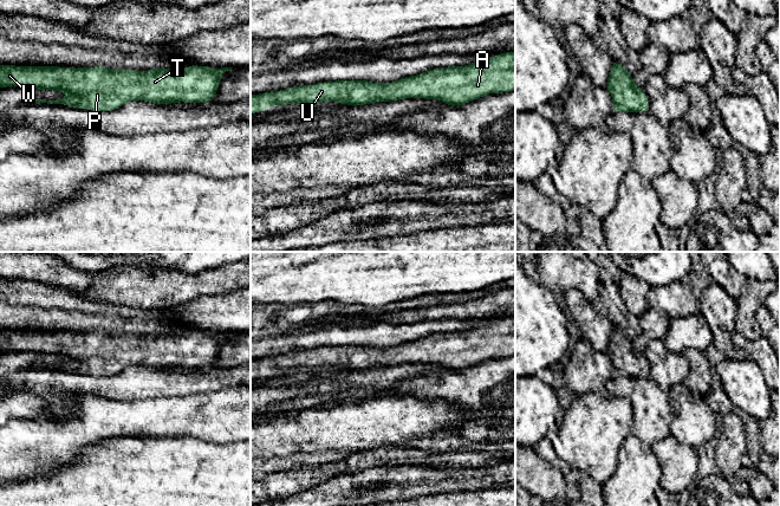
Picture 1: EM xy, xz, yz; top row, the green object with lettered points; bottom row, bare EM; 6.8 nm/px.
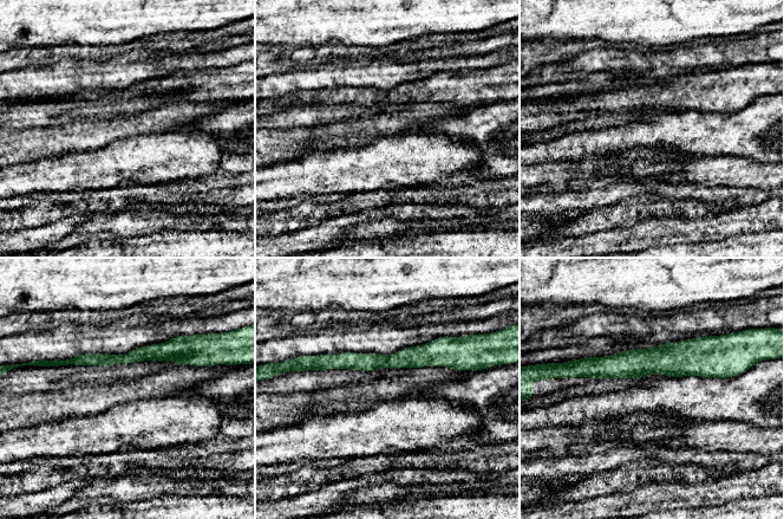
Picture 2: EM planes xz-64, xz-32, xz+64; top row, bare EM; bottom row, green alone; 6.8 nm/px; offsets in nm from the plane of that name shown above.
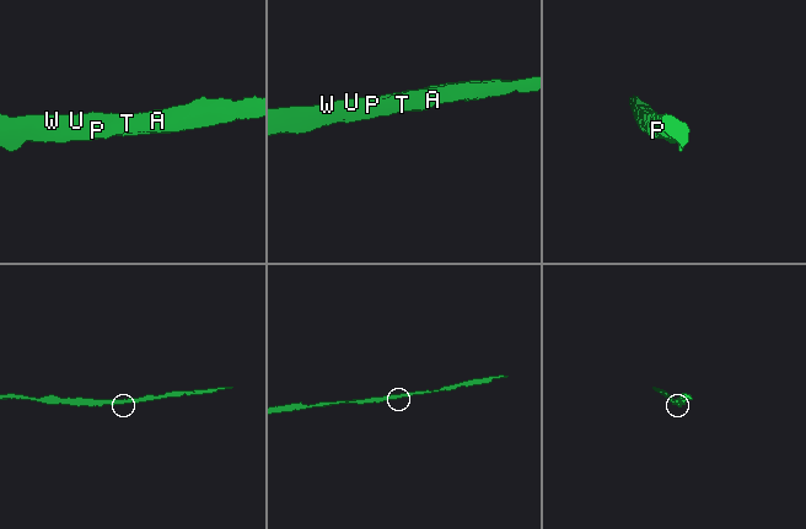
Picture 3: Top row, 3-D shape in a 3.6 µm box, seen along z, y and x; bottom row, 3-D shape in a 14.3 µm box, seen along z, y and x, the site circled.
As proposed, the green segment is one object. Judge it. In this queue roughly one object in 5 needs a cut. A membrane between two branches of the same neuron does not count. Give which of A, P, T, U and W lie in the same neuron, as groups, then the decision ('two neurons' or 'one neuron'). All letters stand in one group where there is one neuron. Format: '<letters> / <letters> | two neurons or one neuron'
A P T U W | one neuron

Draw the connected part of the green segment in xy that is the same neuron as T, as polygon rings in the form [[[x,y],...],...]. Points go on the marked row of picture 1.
[[[191,64],[189,69],[111,70],[105,66],[60,67],[0,65],[0,87],[31,86],[70,96],[34,103],[61,104],[95,112],[112,111],[131,100],[152,104],[213,102],[220,78],[233,67],[213,69]]]

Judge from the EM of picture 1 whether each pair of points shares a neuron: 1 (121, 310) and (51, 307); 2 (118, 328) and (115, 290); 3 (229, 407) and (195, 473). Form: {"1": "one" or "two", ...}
{"1": "one", "2": "two", "3": "two"}

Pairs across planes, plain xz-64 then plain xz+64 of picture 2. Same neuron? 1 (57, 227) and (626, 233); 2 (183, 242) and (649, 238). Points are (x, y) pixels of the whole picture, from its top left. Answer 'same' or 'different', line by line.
1: same
2: different

